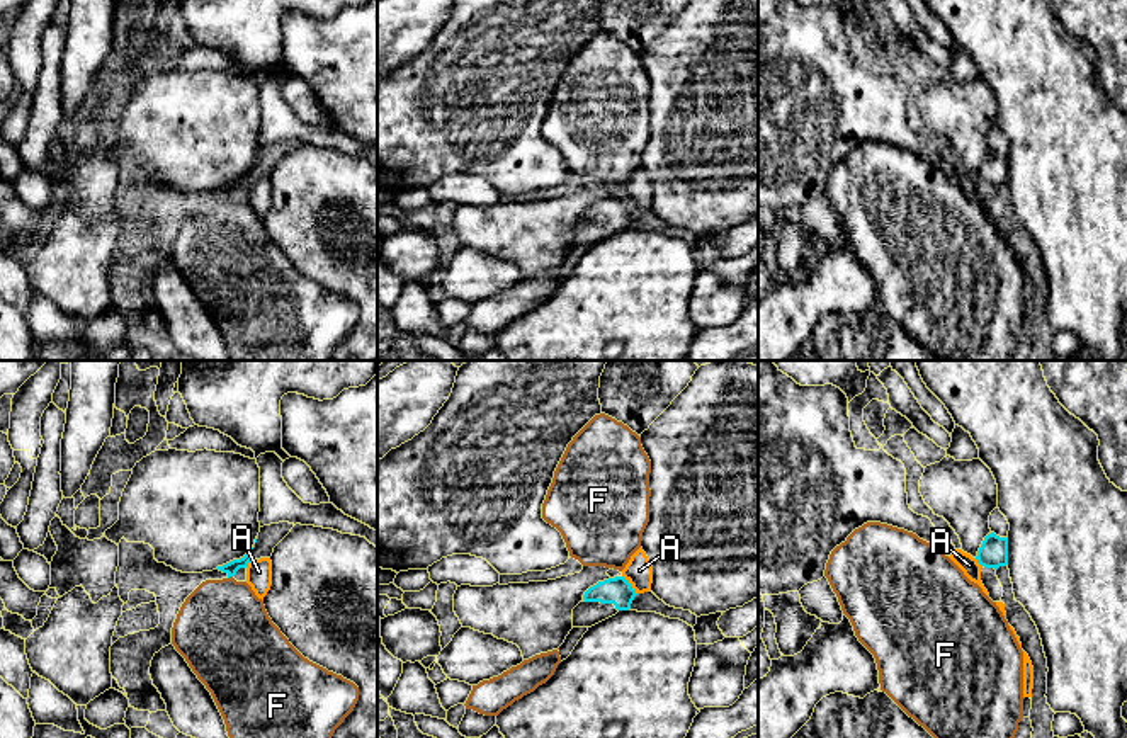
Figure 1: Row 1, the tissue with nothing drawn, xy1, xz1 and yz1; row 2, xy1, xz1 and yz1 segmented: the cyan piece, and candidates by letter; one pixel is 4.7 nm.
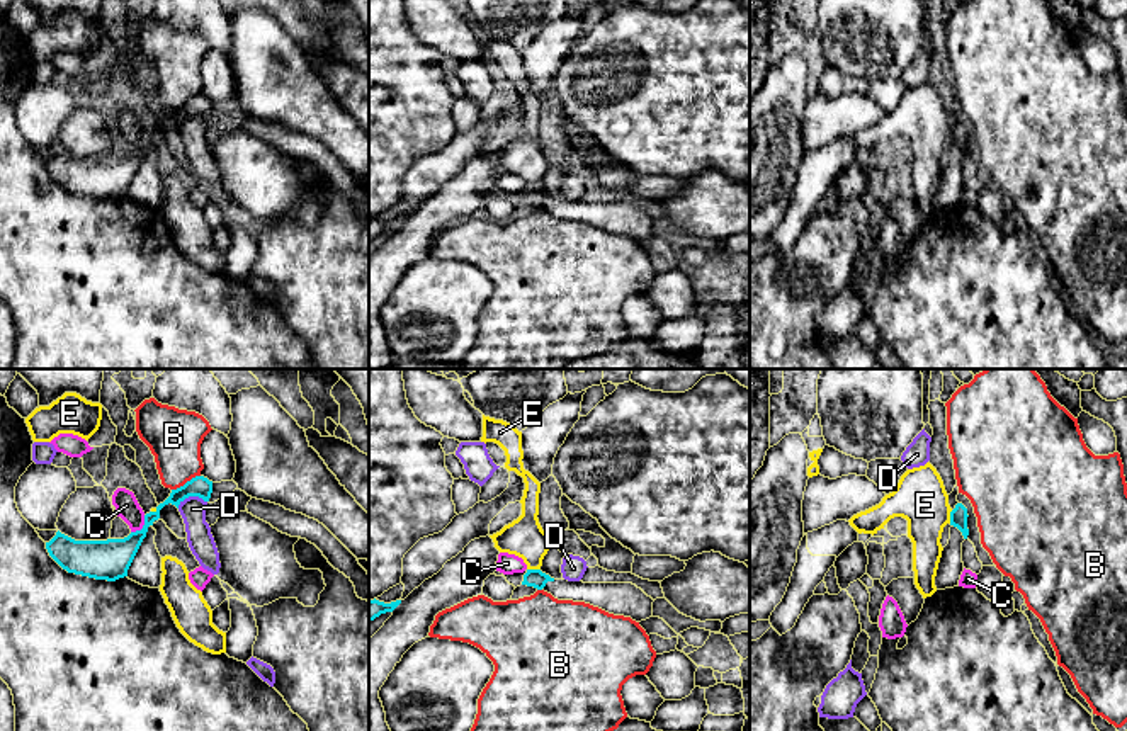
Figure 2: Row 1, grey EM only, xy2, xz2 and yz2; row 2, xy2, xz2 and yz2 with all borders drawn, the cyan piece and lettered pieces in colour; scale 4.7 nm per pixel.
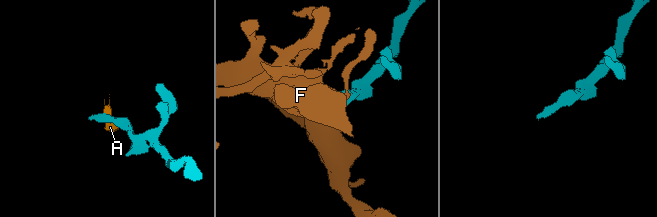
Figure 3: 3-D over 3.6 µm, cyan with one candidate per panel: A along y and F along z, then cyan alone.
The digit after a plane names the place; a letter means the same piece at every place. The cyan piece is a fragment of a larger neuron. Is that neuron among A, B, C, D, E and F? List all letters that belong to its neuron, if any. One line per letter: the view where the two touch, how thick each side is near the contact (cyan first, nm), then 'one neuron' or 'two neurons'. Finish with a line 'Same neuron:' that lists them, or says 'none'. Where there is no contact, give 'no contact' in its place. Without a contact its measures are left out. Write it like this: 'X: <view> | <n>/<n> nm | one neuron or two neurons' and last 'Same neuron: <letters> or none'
A: xz1 | 130/130 nm | two neurons
B: xy2 | 100/260 nm | two neurons
C: xy2 | 190/110 nm | two neurons
D: xy2 | 100/120 nm | two neurons
E: xz2 | 90/190 nm | two neurons
F: xy1 | 60/420 nm | two neurons
Same neuron: none

